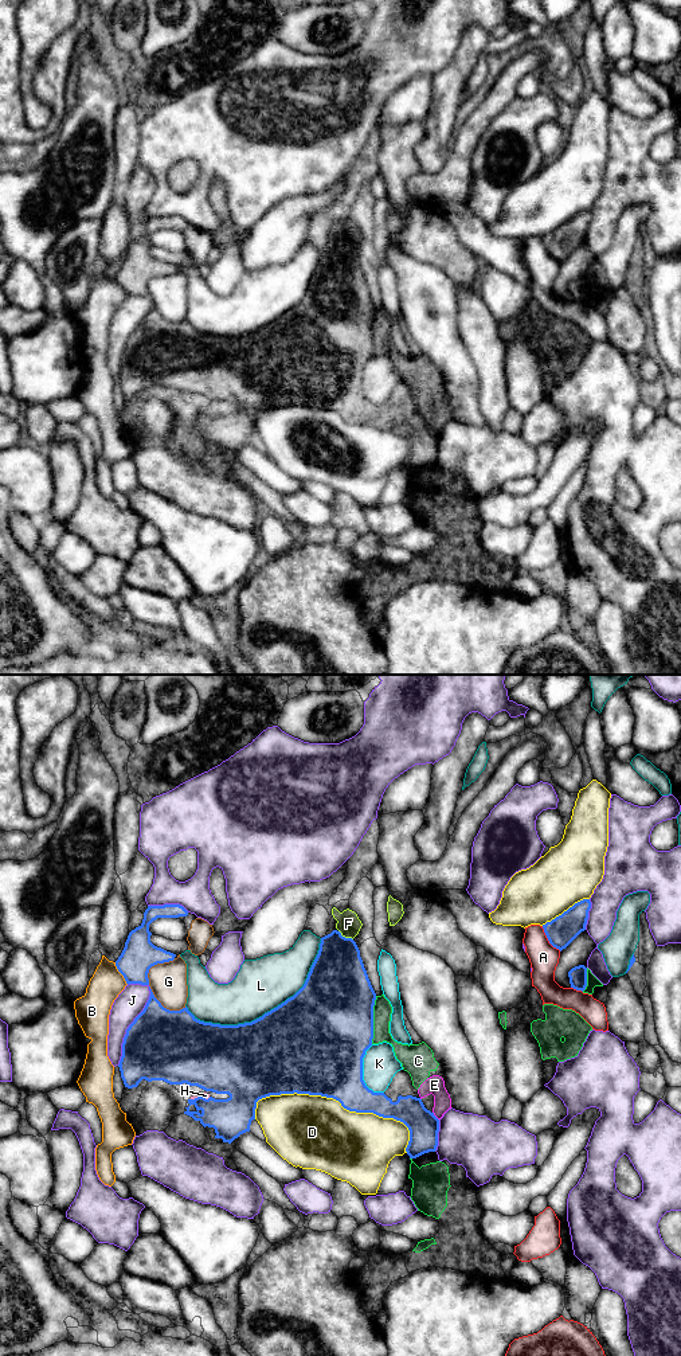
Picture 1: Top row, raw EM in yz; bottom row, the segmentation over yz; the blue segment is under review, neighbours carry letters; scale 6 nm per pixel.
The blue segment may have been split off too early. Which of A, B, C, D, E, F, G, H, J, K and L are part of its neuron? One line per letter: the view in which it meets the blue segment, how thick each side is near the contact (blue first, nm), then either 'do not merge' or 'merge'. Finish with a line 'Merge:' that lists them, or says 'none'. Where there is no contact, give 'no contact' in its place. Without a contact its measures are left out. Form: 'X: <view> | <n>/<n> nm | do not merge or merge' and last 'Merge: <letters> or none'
A: yz | 180/170 nm | do not merge
B: yz | 200/200 nm | do not merge
C: yz | 500/110 nm | do not merge
D: yz | 360/440 nm | do not merge
E: yz | 180/120 nm | do not merge
F: yz | 340/140 nm | merge
G: yz | 380/220 nm | do not merge
H: yz | 400/40 nm | merge
J: yz | 440/170 nm | do not merge
K: yz | 460/200 nm | do not merge
L: yz | 500/320 nm | do not merge
Merge: F, H

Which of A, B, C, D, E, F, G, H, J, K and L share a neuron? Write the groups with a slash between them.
A / B / C E / D / F H / G / J / K / L

